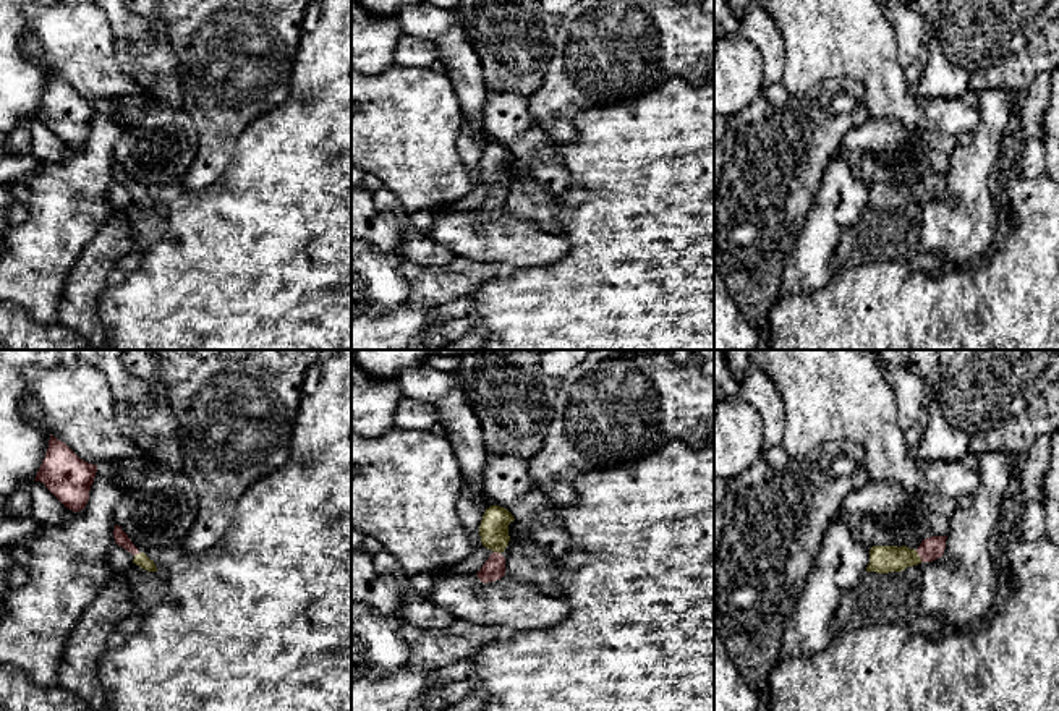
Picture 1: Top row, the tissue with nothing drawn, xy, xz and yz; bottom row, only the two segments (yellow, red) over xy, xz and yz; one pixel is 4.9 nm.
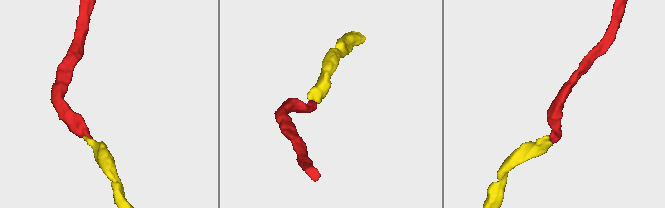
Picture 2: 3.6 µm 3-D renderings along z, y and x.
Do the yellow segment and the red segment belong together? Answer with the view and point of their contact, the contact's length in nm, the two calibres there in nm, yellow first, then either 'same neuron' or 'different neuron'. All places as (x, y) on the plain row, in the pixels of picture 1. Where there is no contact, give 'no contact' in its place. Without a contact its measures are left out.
meets yellow in yz at (918, 193); contact 70 nm long; 140 nm thick on the yellow side, 120 nm on the other; same neuron

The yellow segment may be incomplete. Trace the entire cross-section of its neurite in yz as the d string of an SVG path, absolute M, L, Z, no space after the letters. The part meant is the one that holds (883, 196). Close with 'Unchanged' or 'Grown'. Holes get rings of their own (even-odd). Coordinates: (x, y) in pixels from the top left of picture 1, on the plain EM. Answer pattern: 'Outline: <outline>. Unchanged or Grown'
Outline: M947 173L926 175L921 178L917 188L907 183L873 183L870 186L870 201L866 204L866 209L902 209L907 204L913 204L921 199L933 199L942 194L946 177Z. Grown

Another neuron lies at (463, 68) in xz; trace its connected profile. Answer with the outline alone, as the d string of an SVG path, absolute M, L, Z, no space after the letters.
M457 16L449 31L437 40L439 60L458 96L461 115L483 128L483 109L489 89L483 79L481 60L470 45Z

